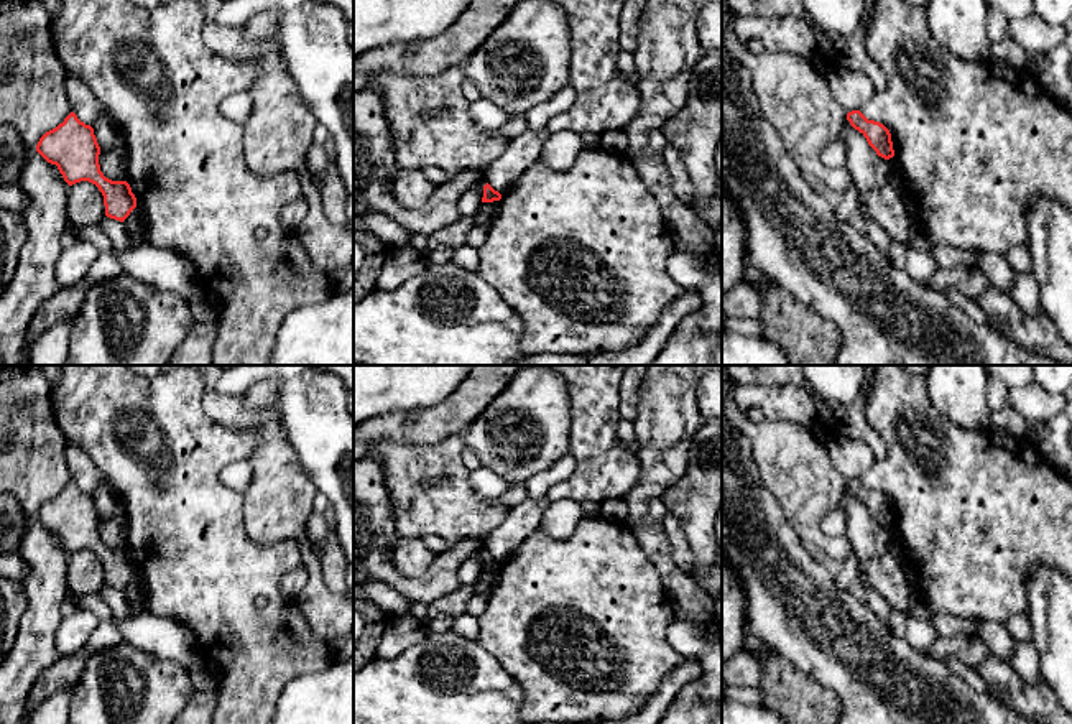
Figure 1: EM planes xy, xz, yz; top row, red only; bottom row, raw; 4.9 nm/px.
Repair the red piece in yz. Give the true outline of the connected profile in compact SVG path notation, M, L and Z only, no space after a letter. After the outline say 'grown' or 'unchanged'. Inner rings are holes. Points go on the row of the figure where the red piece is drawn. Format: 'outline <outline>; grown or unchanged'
outline M860 110L848 112L847 120L866 138L868 145L878 156L885 160L894 156L891 133L883 123L868 120Z; unchanged

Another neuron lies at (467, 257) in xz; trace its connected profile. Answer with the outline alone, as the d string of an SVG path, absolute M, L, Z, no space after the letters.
M465 244L460 248L455 250L452 257L452 263L457 267L462 267L469 272L475 272L478 267L478 250L472 245Z

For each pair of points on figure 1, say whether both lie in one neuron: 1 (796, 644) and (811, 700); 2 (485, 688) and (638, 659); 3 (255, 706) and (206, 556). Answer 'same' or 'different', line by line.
1: different
2: different
3: same

